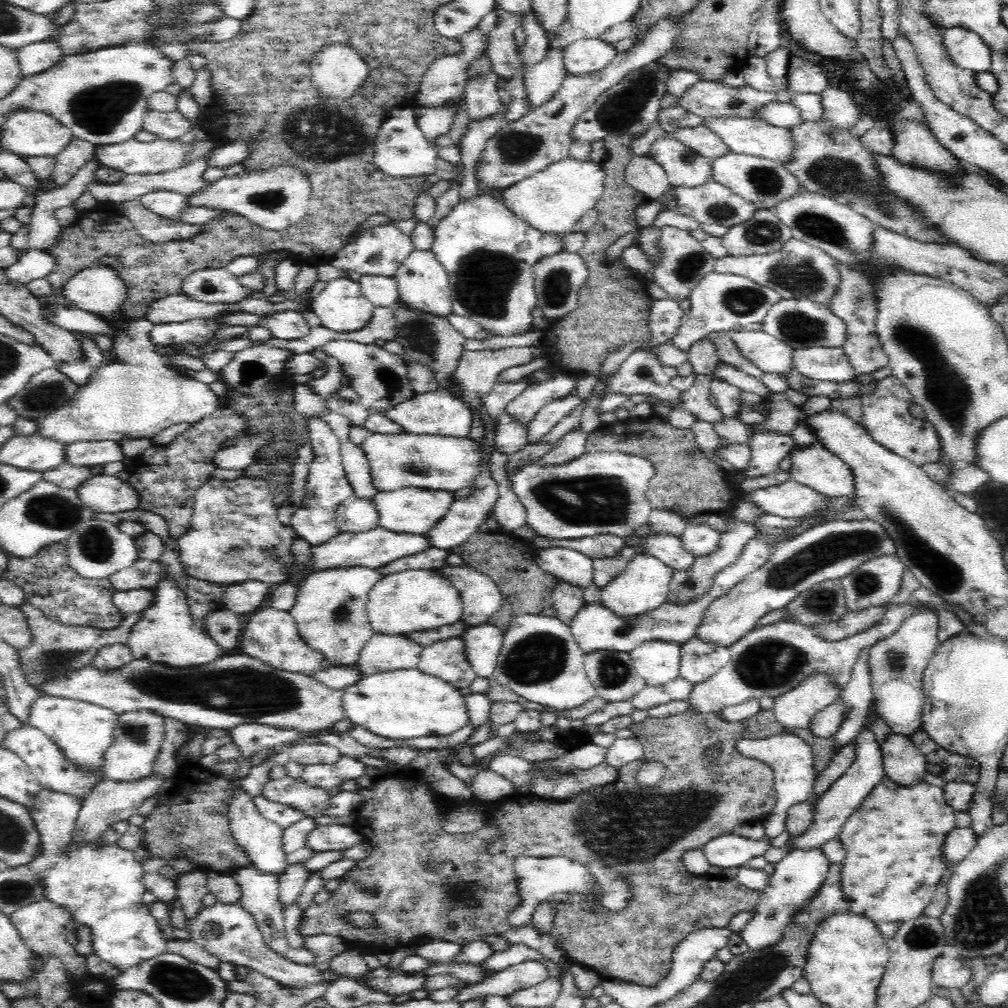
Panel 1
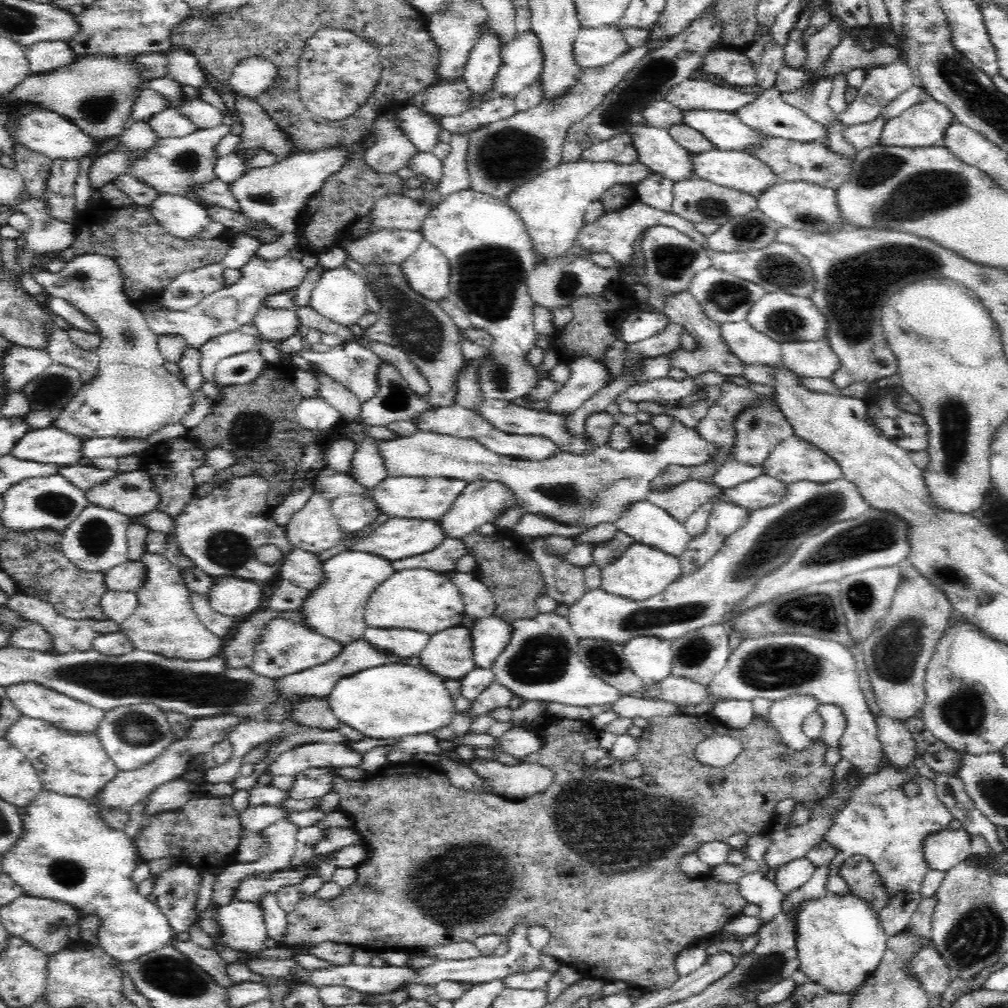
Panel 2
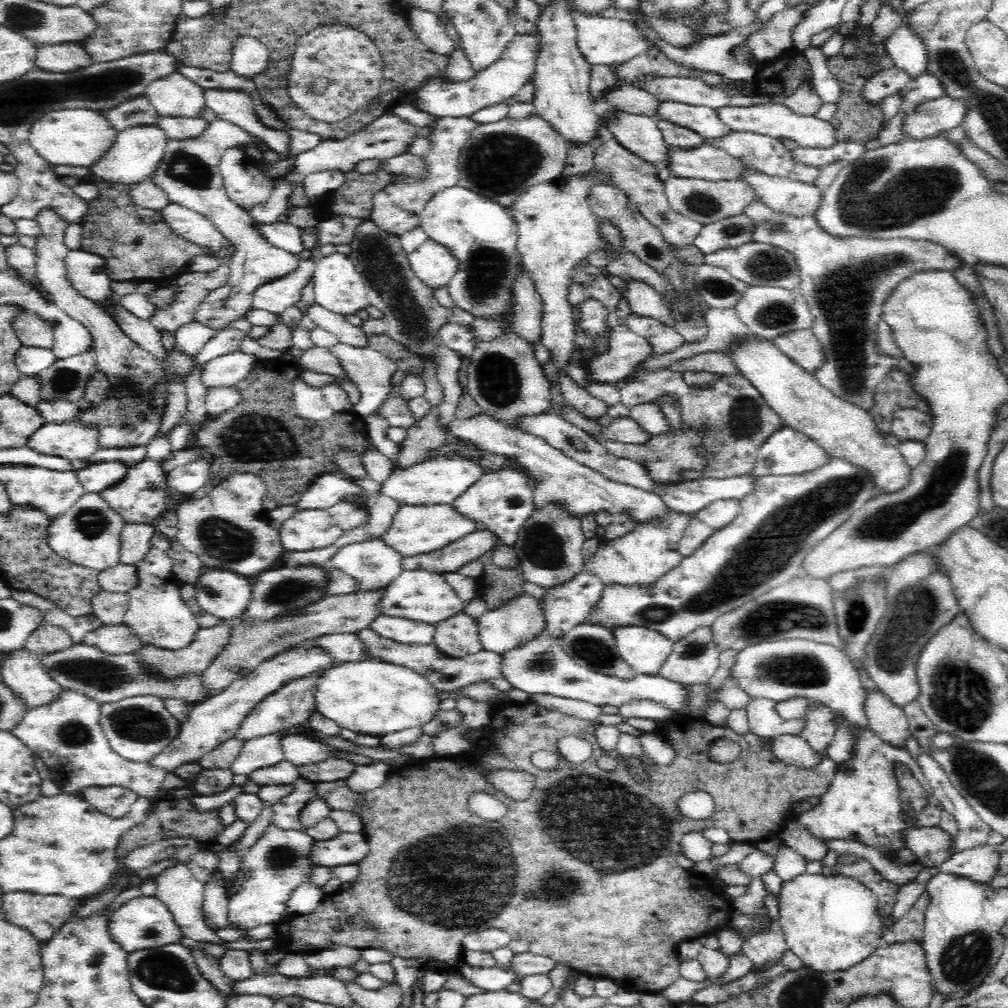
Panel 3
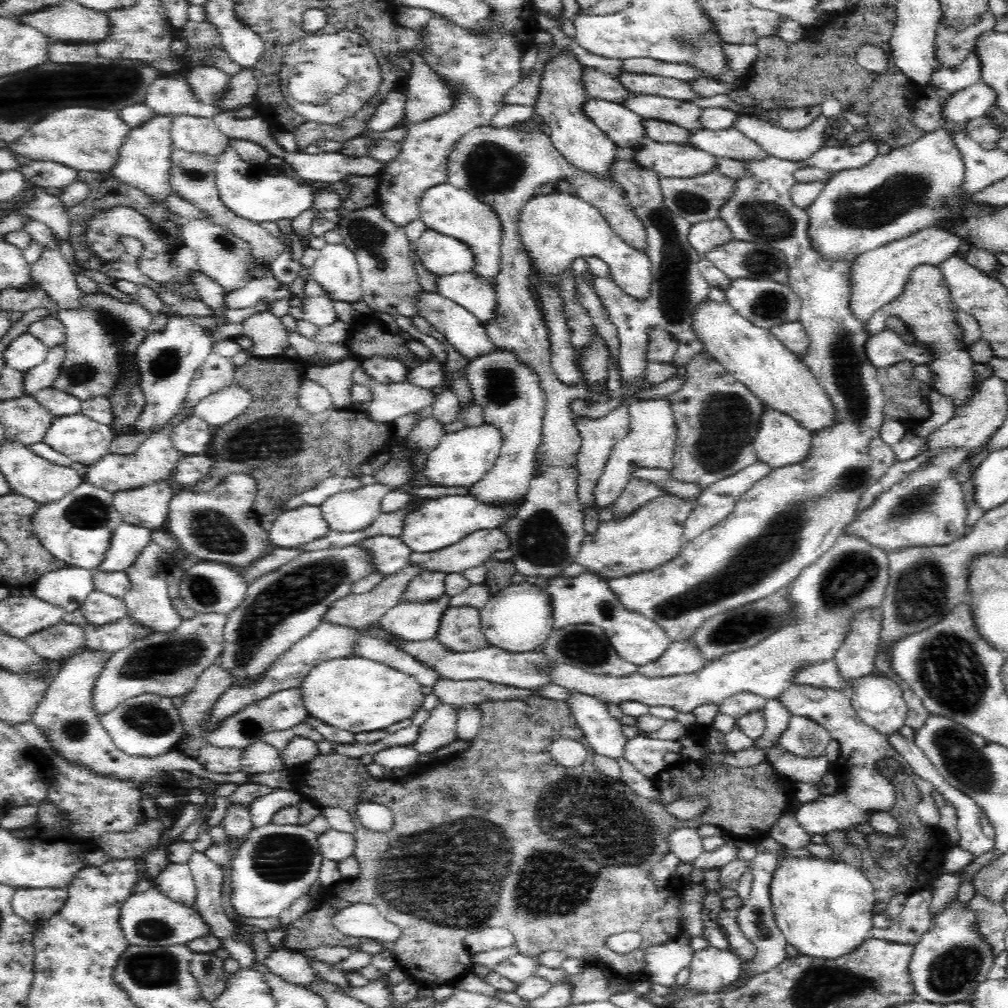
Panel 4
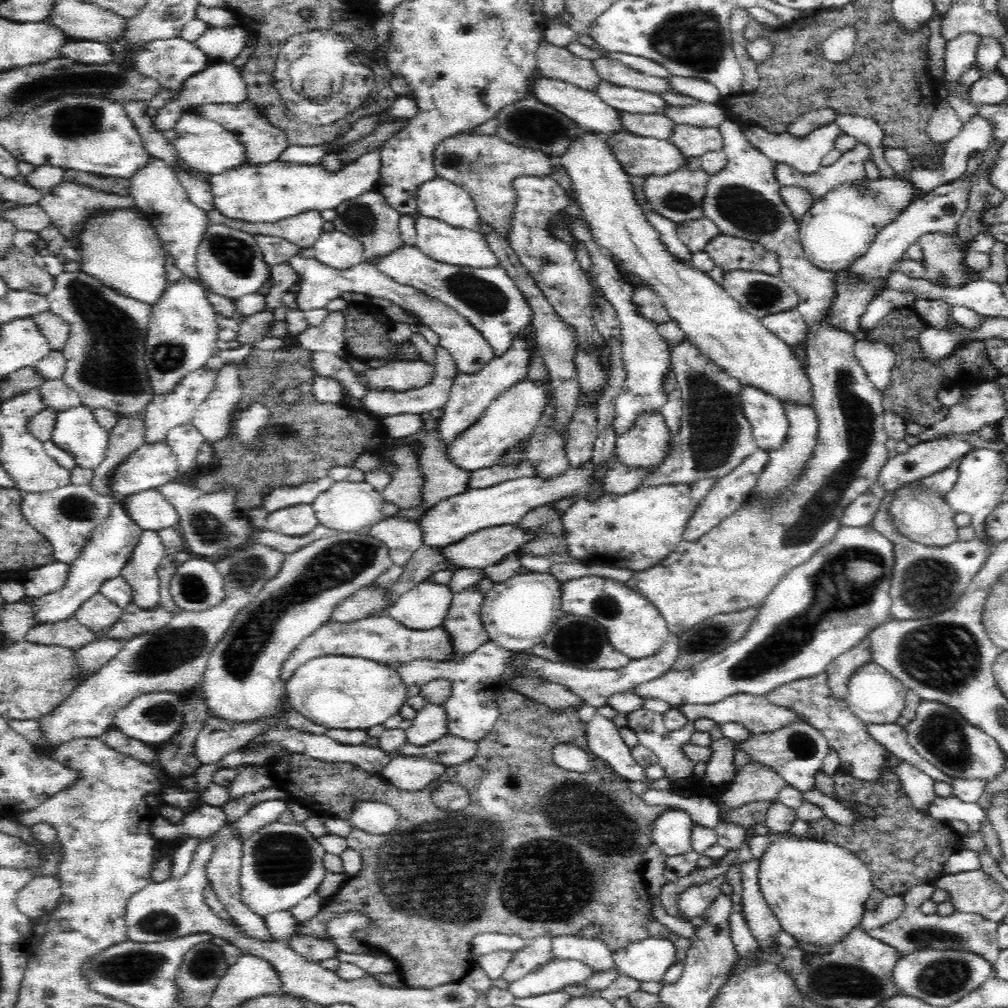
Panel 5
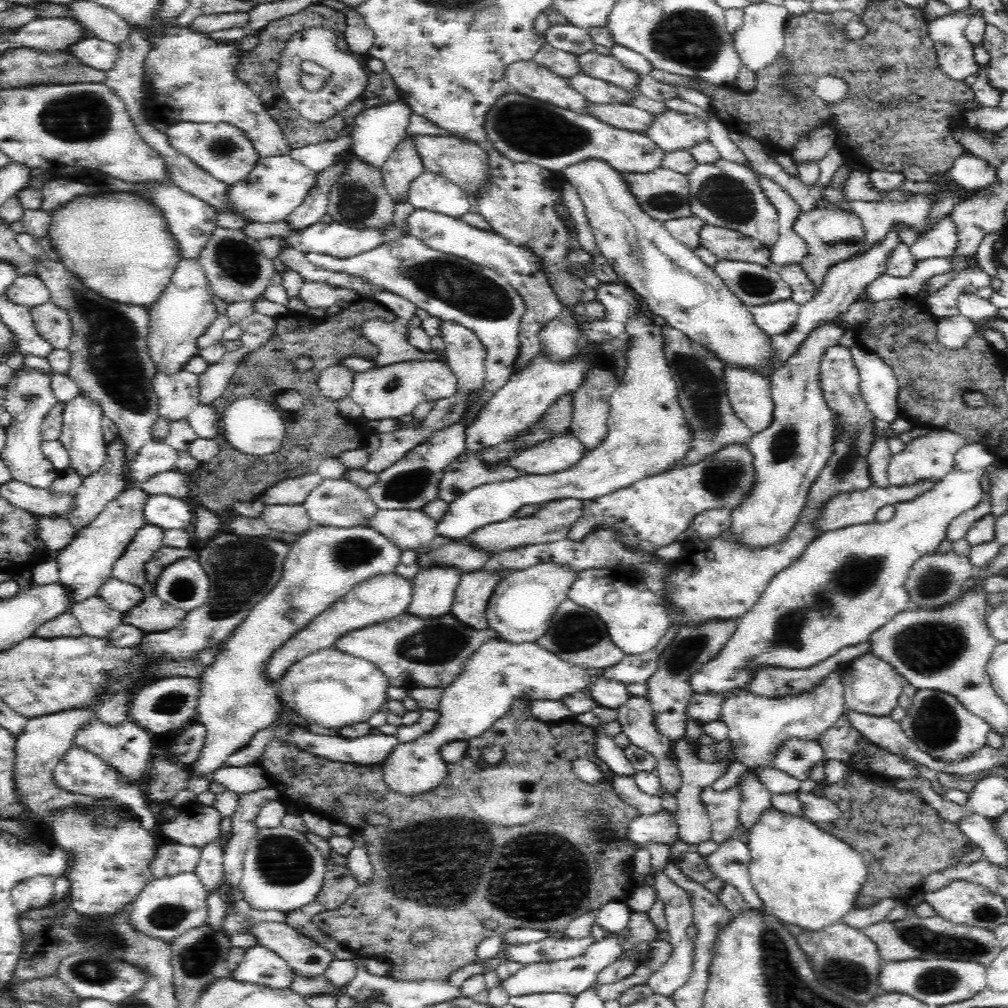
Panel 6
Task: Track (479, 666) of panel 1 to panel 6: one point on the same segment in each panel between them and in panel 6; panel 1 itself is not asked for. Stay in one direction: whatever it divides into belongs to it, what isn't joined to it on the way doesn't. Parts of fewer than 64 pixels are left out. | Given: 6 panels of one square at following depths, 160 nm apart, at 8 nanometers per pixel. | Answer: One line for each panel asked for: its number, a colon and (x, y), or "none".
2: (489, 636)
3: (501, 630)
4: (518, 619)
5: (517, 614)
6: (521, 606)

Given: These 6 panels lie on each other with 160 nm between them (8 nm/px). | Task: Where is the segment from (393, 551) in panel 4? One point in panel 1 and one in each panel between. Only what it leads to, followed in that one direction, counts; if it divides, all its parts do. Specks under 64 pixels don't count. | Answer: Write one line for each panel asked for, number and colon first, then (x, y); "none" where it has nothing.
1: (330, 612)
2: (336, 608)
3: (372, 565)

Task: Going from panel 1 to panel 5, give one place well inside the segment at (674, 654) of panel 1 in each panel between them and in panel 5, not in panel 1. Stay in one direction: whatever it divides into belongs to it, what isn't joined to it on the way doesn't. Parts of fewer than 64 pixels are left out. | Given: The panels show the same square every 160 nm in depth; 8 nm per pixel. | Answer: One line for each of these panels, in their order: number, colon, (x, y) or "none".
2: (651, 658)
3: (646, 651)
4: (586, 598)
5: (634, 627)

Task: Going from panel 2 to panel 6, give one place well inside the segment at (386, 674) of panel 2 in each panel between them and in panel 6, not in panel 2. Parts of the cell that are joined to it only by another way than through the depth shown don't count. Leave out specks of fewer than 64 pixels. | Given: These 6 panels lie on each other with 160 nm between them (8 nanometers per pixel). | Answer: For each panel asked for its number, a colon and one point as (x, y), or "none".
3: (377, 698)
4: (355, 694)
5: (339, 692)
6: (329, 688)

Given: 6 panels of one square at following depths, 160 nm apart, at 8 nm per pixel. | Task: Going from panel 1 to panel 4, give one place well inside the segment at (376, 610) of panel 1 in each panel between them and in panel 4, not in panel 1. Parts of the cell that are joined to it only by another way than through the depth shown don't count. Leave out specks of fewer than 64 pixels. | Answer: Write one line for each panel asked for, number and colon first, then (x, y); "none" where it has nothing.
2: (415, 599)
3: (421, 596)
4: (427, 586)

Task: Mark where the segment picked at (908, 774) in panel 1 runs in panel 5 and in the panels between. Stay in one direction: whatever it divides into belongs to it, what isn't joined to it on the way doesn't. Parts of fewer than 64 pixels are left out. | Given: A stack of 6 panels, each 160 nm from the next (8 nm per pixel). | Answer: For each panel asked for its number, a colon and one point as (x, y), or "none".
2: (900, 750)
3: (888, 722)
4: (878, 702)
5: (875, 697)

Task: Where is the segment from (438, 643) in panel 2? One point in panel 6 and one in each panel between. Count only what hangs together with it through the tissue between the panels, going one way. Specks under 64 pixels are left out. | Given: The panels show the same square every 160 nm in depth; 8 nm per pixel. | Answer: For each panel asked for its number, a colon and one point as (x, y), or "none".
3: (457, 637)
4: (459, 630)
5: (463, 624)
6: (472, 596)

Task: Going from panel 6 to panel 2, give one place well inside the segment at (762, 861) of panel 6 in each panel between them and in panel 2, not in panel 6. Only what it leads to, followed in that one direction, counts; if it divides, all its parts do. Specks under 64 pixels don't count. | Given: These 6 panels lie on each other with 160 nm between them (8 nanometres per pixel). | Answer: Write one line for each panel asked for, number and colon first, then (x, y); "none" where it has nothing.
2: (840, 943)
3: (831, 923)
4: (825, 909)
5: (818, 891)

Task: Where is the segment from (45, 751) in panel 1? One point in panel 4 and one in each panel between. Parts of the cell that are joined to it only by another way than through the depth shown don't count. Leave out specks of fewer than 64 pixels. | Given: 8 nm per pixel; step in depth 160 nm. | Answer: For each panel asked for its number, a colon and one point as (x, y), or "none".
2: (77, 766)
3: (66, 738)
4: (67, 716)

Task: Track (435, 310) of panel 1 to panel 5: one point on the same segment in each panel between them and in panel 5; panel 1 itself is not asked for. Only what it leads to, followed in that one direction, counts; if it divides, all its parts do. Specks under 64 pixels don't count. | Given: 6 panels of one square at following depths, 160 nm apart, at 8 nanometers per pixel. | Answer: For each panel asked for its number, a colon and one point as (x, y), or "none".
2: (427, 271)
3: (431, 263)
4: (443, 256)
5: (440, 242)

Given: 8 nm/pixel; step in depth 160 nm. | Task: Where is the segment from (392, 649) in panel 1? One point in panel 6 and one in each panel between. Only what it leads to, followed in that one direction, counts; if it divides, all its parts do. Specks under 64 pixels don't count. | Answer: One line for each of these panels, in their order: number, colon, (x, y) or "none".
2: (402, 644)
3: (407, 632)
4: (412, 622)
5: (425, 607)
6: (433, 590)

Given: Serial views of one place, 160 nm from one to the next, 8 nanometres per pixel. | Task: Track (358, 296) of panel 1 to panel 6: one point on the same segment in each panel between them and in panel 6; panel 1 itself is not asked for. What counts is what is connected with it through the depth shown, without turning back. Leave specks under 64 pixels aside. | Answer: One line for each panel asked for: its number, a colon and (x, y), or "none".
2: (340, 295)
3: (338, 287)
4: (336, 269)
5: (337, 250)
6: (329, 238)

